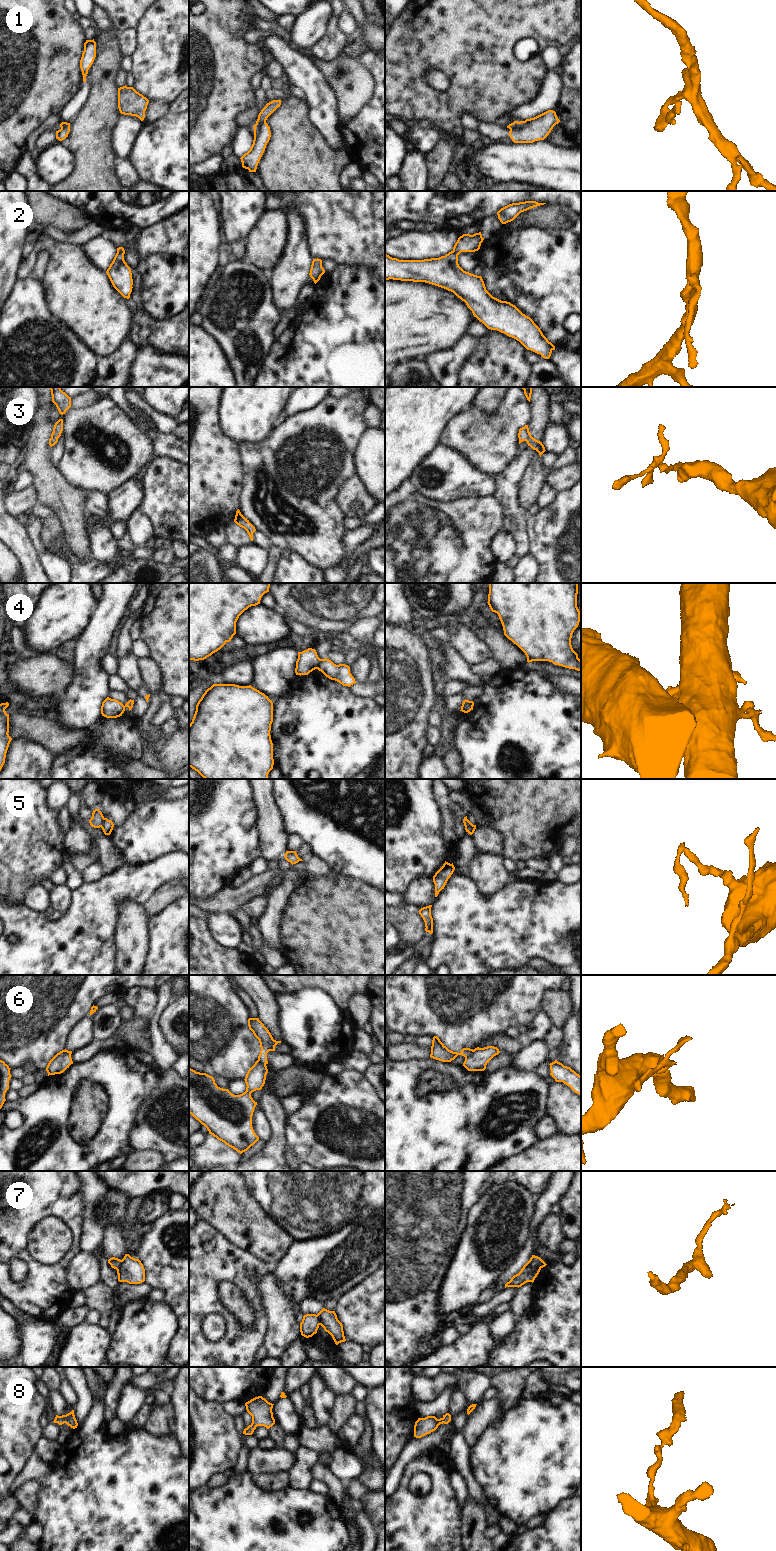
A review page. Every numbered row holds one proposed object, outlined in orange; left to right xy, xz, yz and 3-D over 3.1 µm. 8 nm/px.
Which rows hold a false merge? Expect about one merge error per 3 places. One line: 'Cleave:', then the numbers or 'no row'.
Cleave: 1, 4, 5, 6, 7

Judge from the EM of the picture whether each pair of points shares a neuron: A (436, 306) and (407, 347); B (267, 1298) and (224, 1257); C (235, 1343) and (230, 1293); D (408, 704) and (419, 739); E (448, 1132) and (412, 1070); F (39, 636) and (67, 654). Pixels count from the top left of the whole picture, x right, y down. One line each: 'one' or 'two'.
A: one
B: two
C: two
D: one
E: one
F: two

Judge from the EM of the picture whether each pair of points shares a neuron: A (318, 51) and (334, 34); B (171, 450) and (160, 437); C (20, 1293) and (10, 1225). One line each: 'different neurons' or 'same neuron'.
A: same neuron
B: same neuron
C: same neuron

